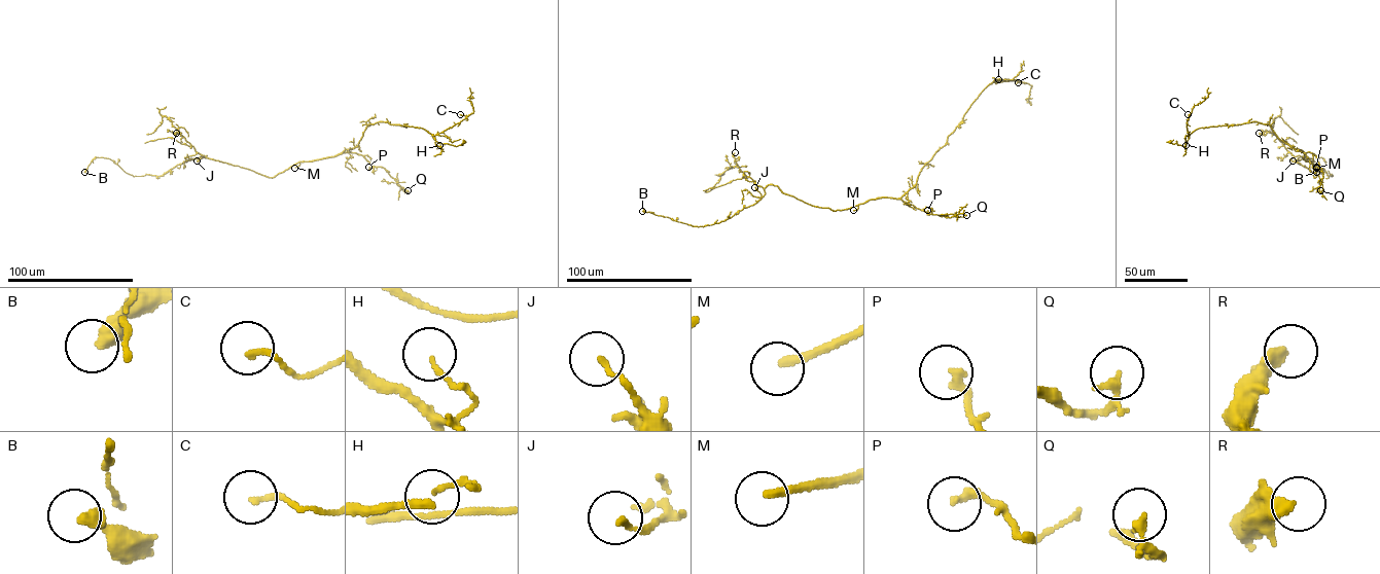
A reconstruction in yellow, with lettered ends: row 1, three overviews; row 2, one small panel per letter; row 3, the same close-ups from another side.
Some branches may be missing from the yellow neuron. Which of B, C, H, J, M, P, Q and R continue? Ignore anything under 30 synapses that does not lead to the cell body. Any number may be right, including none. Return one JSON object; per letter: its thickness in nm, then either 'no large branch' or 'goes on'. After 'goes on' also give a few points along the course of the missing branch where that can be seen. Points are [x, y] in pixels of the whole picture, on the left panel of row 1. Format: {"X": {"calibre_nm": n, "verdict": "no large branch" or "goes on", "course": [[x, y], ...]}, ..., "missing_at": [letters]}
{"B": {"calibre_nm": 400, "verdict": "no large branch"}, "C": {"calibre_nm": 140, "verdict": "no large branch"}, "H": {"calibre_nm": 80, "verdict": "no large branch"}, "J": {"calibre_nm": 140, "verdict": "no large branch"}, "M": {"calibre_nm": 240, "verdict": "goes on", "course": [[294, 168], [290, 166], [291, 152], [280, 143]]}, "P": {"calibre_nm": 240, "verdict": "no large branch"}, "Q": {"calibre_nm": 260, "verdict": "no large branch"}, "R": {"calibre_nm": 440, "verdict": "no large branch"}, "missing_at": ["M"]}

